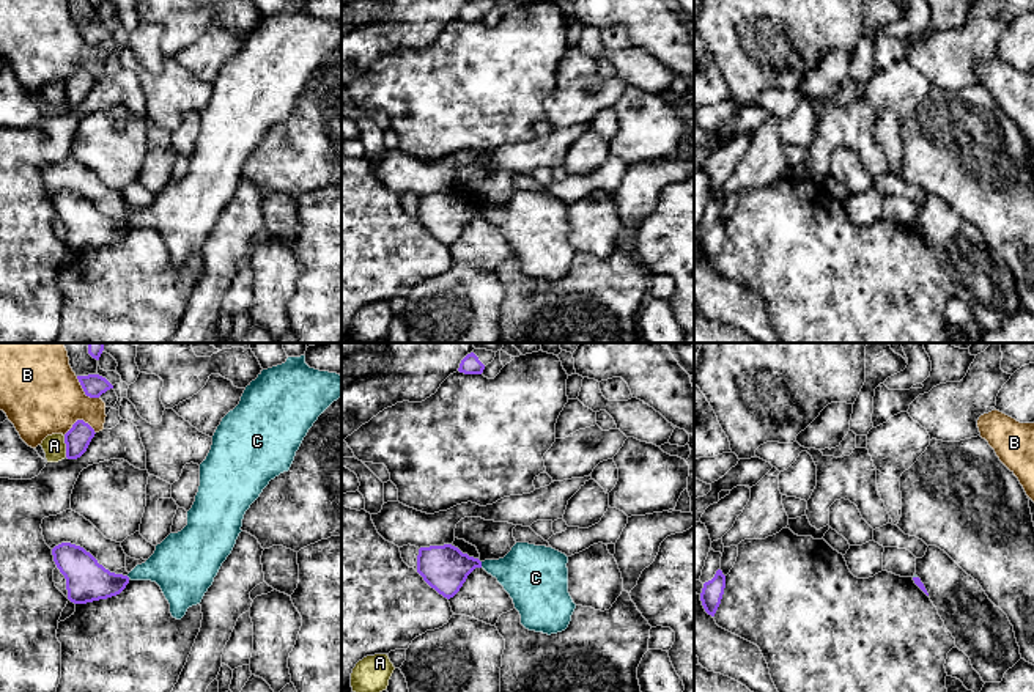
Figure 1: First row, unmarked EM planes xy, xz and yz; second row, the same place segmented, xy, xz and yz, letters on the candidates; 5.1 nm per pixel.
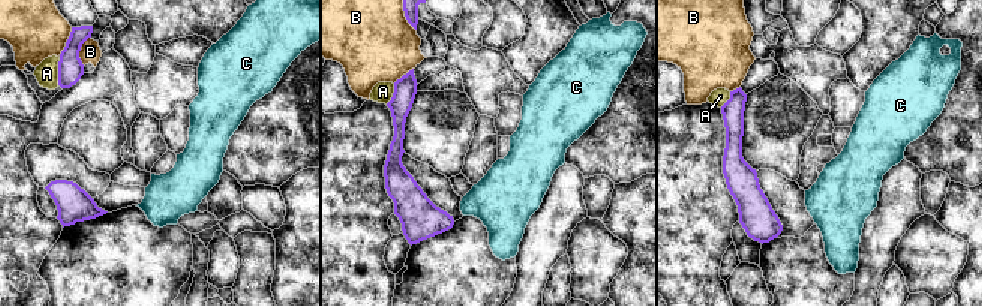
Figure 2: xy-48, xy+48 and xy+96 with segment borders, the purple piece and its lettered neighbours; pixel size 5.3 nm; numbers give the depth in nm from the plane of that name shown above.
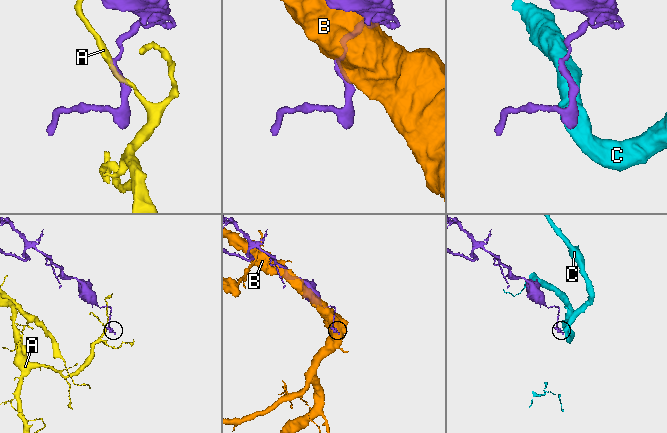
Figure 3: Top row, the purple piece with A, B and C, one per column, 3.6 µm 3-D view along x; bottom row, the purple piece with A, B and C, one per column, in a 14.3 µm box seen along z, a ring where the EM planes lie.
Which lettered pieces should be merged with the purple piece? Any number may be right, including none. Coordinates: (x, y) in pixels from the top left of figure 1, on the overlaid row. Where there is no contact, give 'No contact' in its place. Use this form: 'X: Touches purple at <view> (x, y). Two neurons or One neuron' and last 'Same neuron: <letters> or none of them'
A: Touches purple at xy (66, 447). Two neurons
B: Touches purple at xy (79, 420). Two neurons
C: Touches purple at xz (480, 565). Two neurons
Same neuron: none of them

